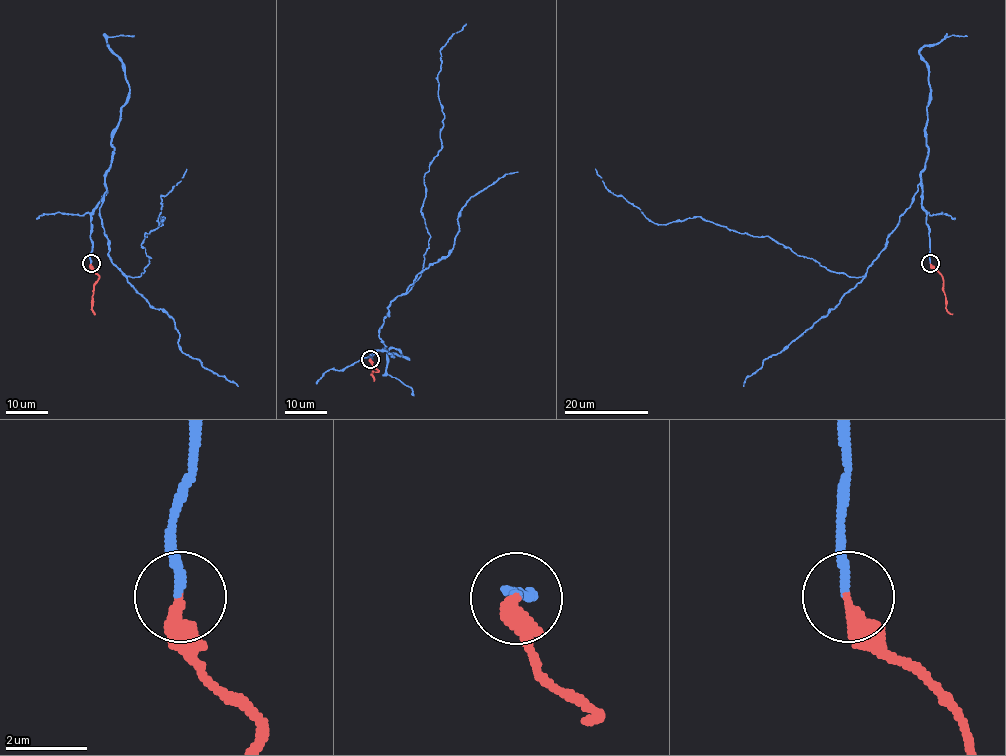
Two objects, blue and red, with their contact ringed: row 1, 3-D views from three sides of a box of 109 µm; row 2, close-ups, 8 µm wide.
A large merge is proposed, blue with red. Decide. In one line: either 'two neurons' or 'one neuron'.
one neuron

